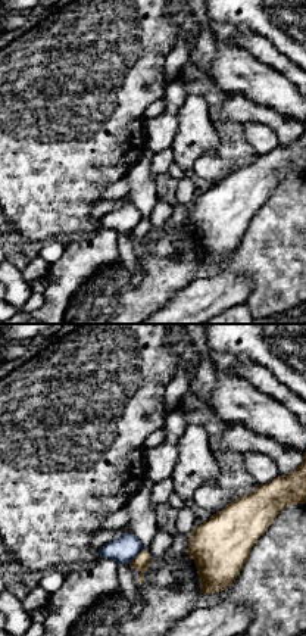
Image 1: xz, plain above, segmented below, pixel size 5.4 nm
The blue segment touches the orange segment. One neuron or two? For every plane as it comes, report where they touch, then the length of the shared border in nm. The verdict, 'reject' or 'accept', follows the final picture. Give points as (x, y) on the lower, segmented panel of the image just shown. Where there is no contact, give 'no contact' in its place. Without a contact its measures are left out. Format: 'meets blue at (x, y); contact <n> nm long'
meets blue at (136, 555); contact 120 nm long

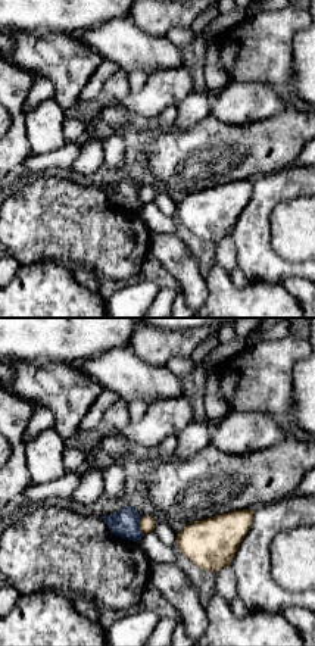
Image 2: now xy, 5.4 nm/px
meets blue at (139, 526); contact 110 nm long

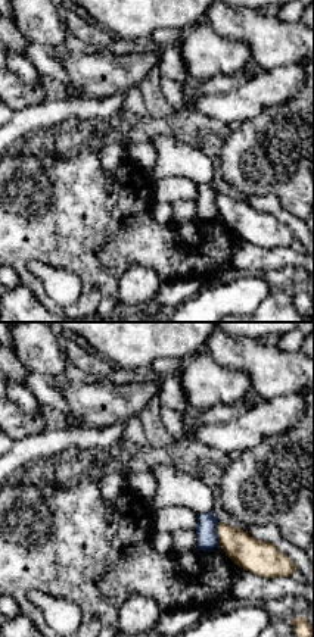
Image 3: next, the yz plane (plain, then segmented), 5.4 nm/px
meets blue at (215, 533); contact 110 nm long

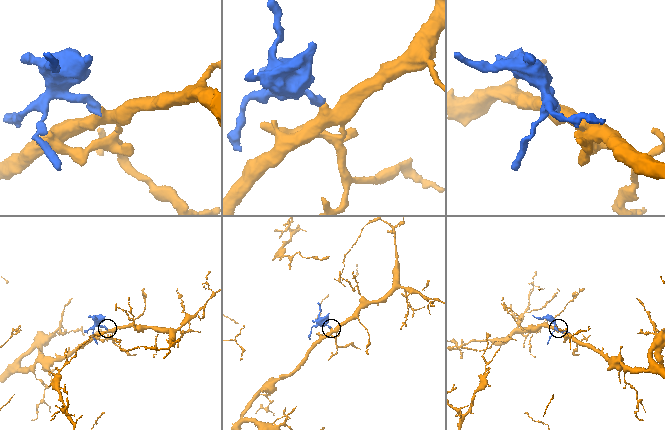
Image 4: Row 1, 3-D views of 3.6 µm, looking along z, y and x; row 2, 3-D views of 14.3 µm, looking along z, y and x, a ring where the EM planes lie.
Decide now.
reject

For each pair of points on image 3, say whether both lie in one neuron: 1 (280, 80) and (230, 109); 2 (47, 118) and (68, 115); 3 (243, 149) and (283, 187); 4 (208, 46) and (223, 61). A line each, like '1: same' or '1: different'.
1: same
2: same
3: same
4: same

